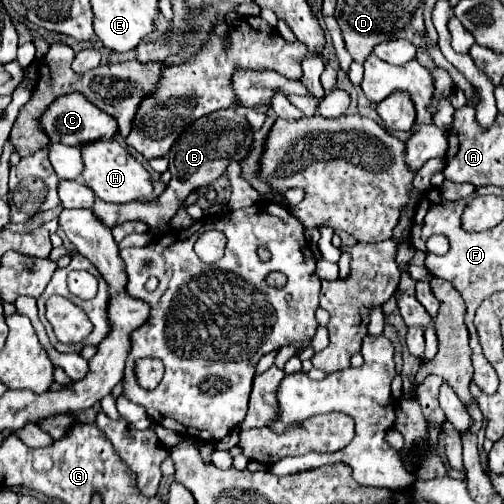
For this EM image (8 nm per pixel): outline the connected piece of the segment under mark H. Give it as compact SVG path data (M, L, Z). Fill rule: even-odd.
M98 140L90 142L82 148L82 160L84 160L84 170L82 170L82 182L92 188L92 192L104 200L104 202L132 202L132 200L144 200L152 192L150 176L144 170L140 162L136 162L130 152L122 148L120 142L116 140Z

